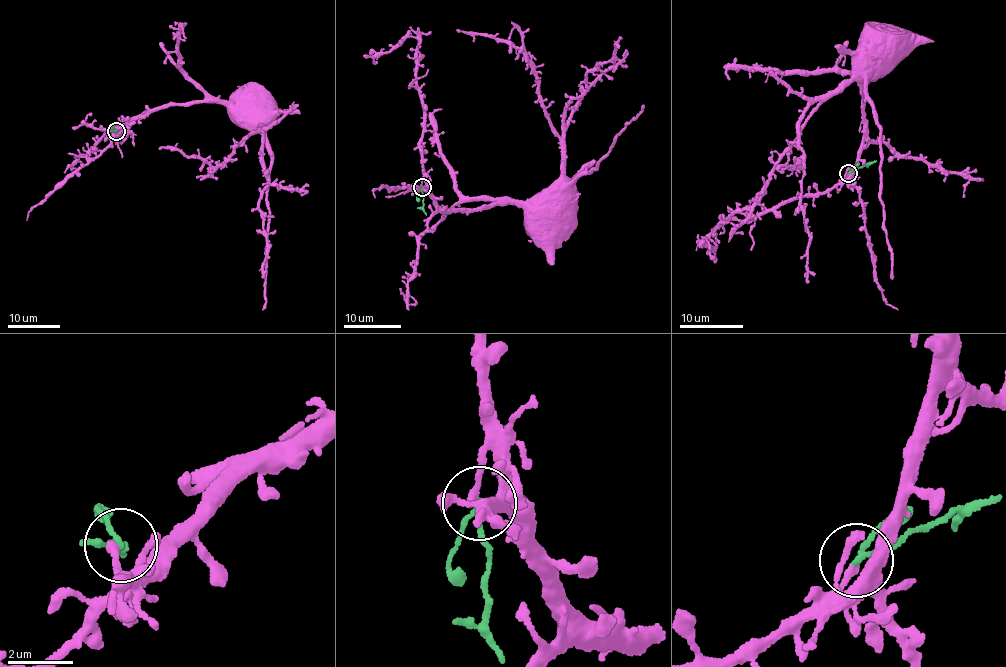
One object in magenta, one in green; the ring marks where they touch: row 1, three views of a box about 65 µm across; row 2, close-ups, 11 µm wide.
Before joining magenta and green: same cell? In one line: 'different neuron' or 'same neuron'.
different neuron

